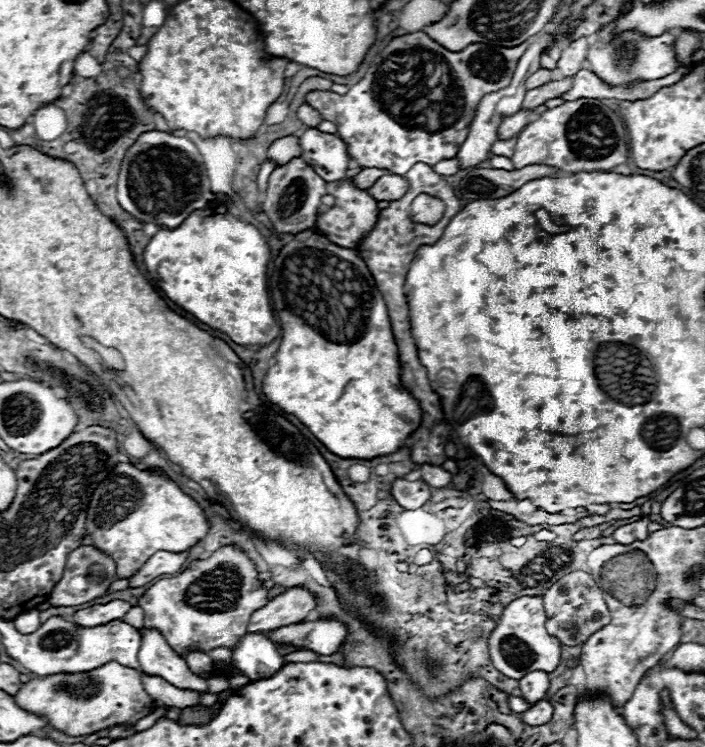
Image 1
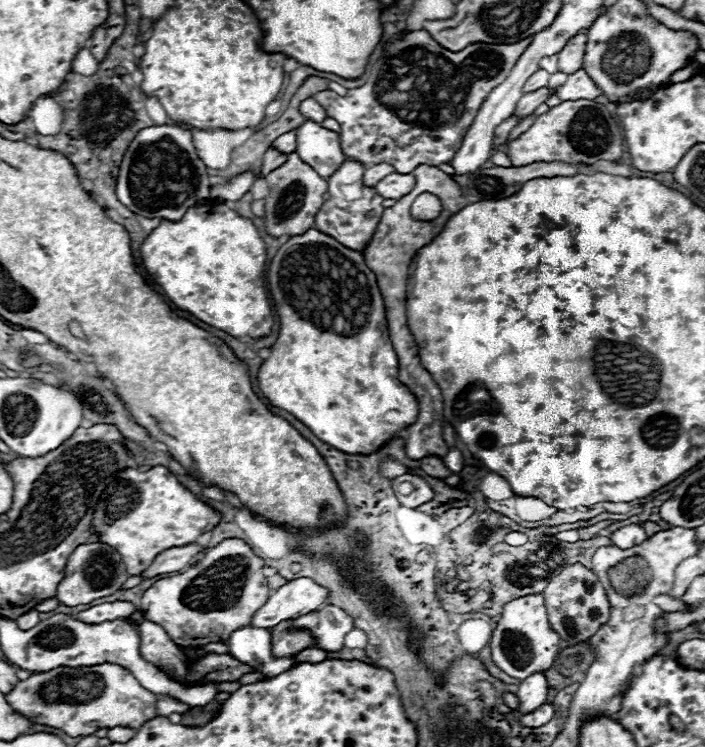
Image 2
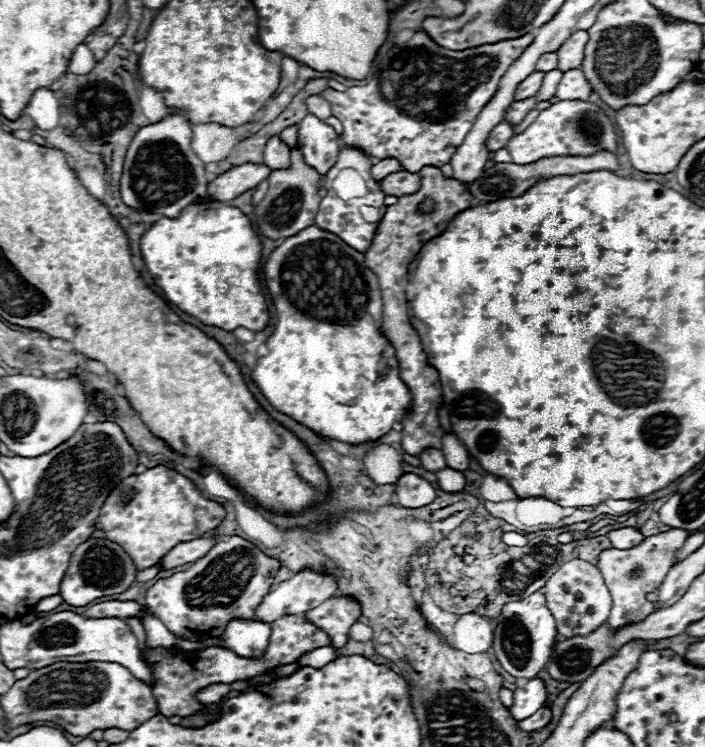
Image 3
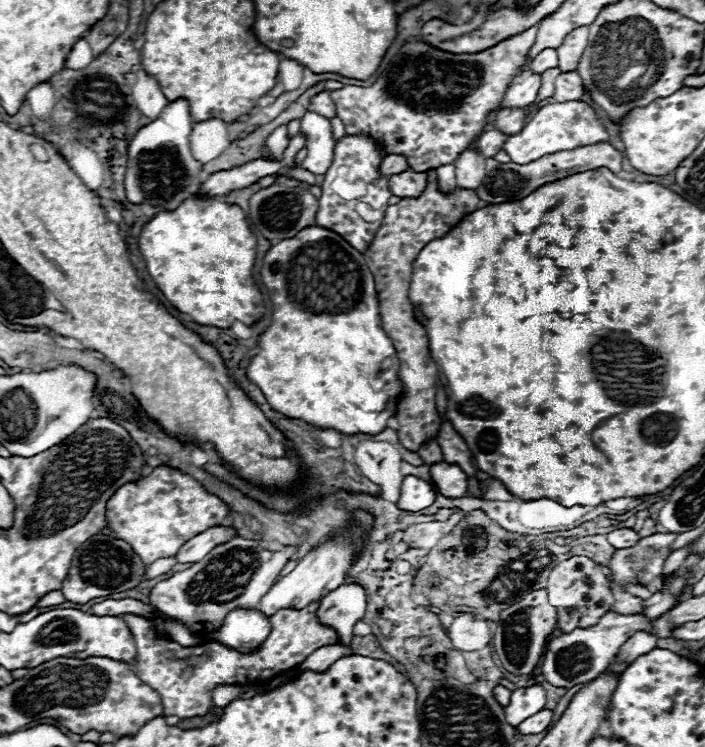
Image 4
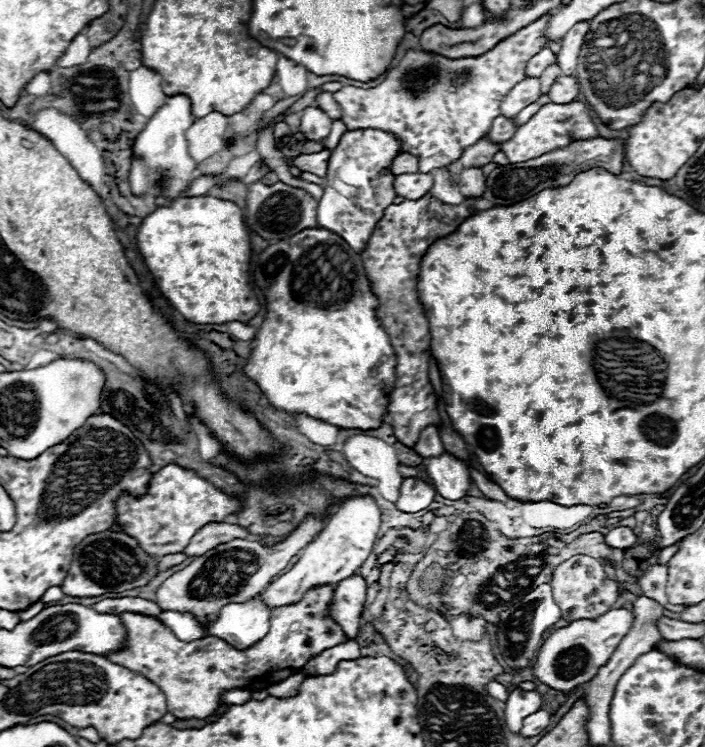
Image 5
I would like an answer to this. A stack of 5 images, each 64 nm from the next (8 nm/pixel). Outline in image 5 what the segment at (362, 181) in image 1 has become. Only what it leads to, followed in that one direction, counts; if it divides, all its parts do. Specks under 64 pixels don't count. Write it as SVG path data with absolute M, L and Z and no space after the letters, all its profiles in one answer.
M400 154L392 162L394 174L408 174L408 172L416 172L416 170L418 170L418 158L412 154Z

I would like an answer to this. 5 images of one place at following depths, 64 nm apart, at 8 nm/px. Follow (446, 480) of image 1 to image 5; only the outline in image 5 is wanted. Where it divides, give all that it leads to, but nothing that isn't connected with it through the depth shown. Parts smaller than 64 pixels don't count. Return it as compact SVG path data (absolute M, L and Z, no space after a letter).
M426 426L420 432L420 438L418 438L414 450L424 458L440 456L444 452L444 444L442 444L442 438L440 438L440 428L438 426Z

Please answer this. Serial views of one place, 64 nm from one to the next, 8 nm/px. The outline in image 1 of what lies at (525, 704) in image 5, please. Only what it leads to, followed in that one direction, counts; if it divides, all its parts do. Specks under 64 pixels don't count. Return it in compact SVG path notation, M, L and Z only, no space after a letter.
M534 670L534 672L526 674L524 678L520 678L518 682L520 682L520 696L530 706L546 696L546 690L548 690L548 674L546 672Z

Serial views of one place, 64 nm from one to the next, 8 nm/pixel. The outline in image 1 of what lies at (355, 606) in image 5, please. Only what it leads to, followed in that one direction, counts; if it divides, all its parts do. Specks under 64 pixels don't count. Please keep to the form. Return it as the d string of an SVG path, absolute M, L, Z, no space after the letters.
M318 618L312 622L296 622L268 634L274 644L294 644L314 650L320 656L336 654L348 634L348 626L338 618Z

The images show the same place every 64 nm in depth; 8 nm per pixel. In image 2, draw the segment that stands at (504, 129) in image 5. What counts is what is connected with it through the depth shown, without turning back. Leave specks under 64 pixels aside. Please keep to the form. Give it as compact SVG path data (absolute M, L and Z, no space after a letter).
M540 88L540 90L532 92L532 94L524 94L524 96L520 98L520 102L516 104L516 114L514 114L514 116L524 118L524 116L532 114L532 112L534 112L542 102L546 102L546 98L550 98L552 94L556 94L556 90L548 90L548 88Z

